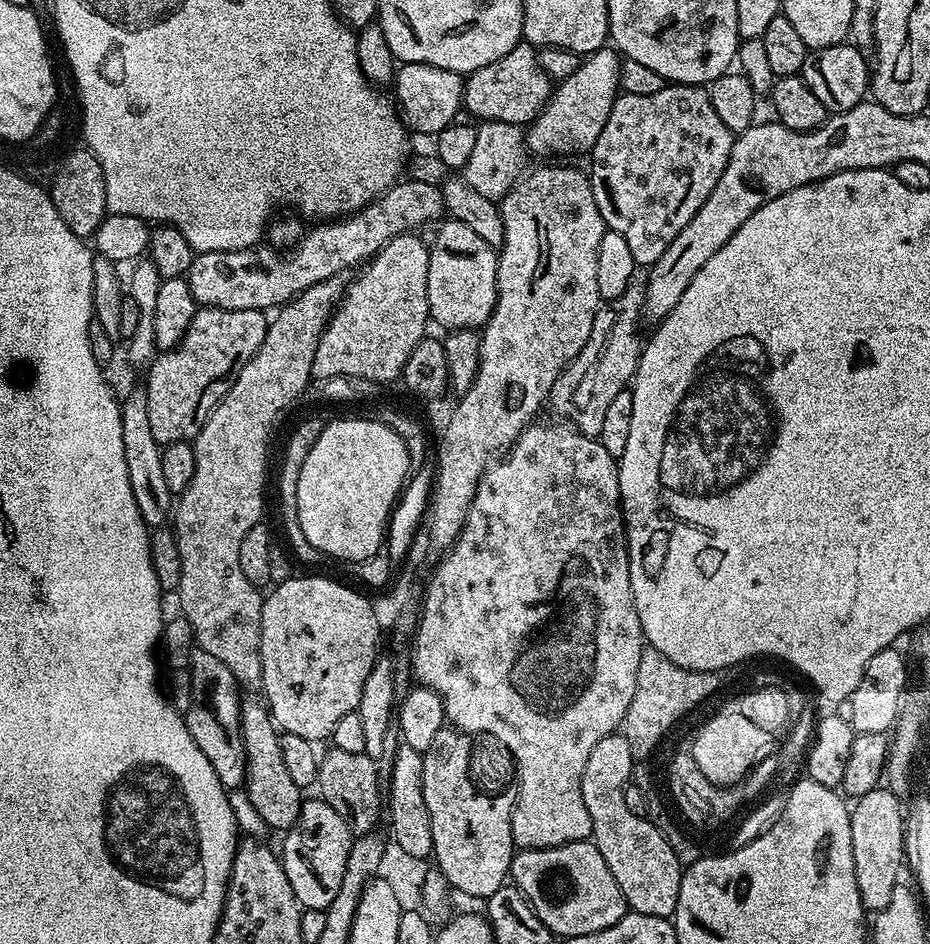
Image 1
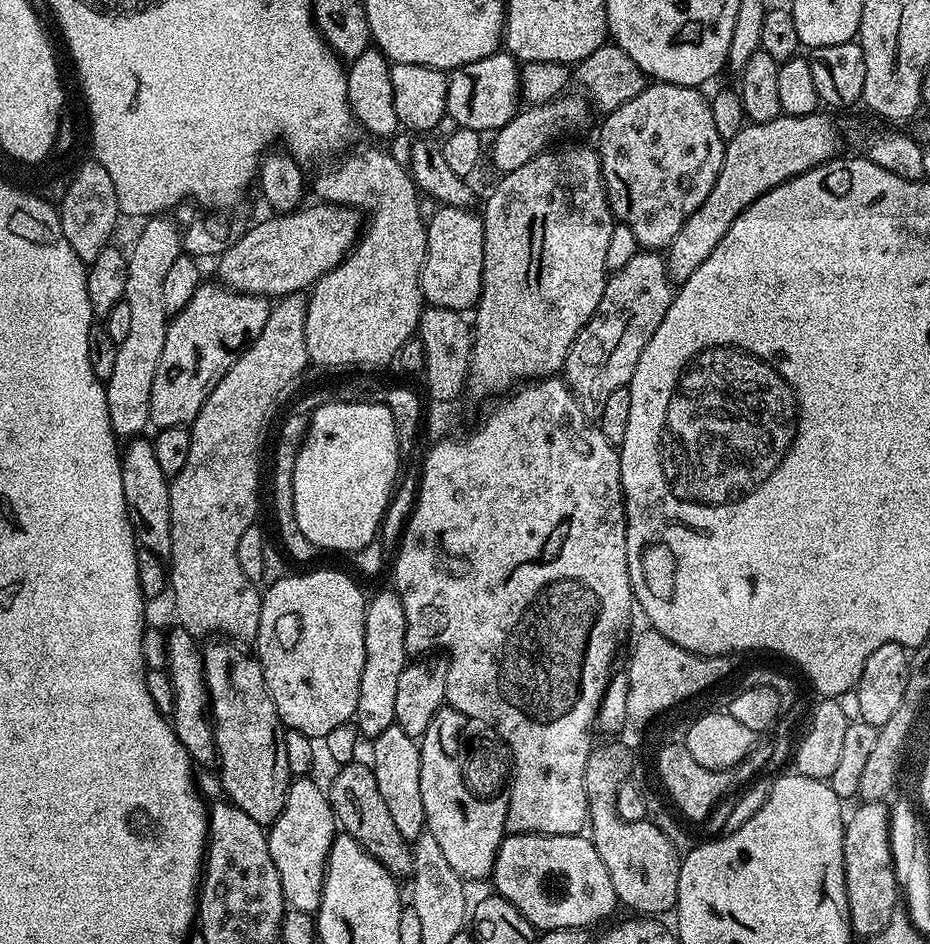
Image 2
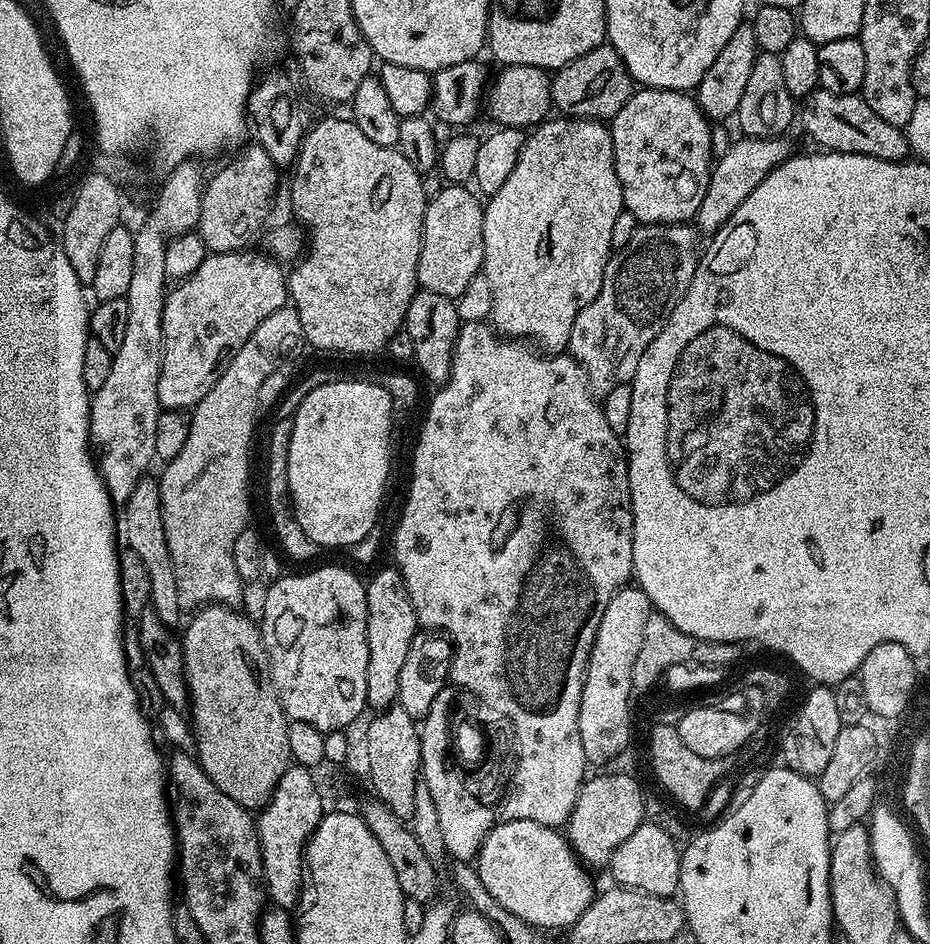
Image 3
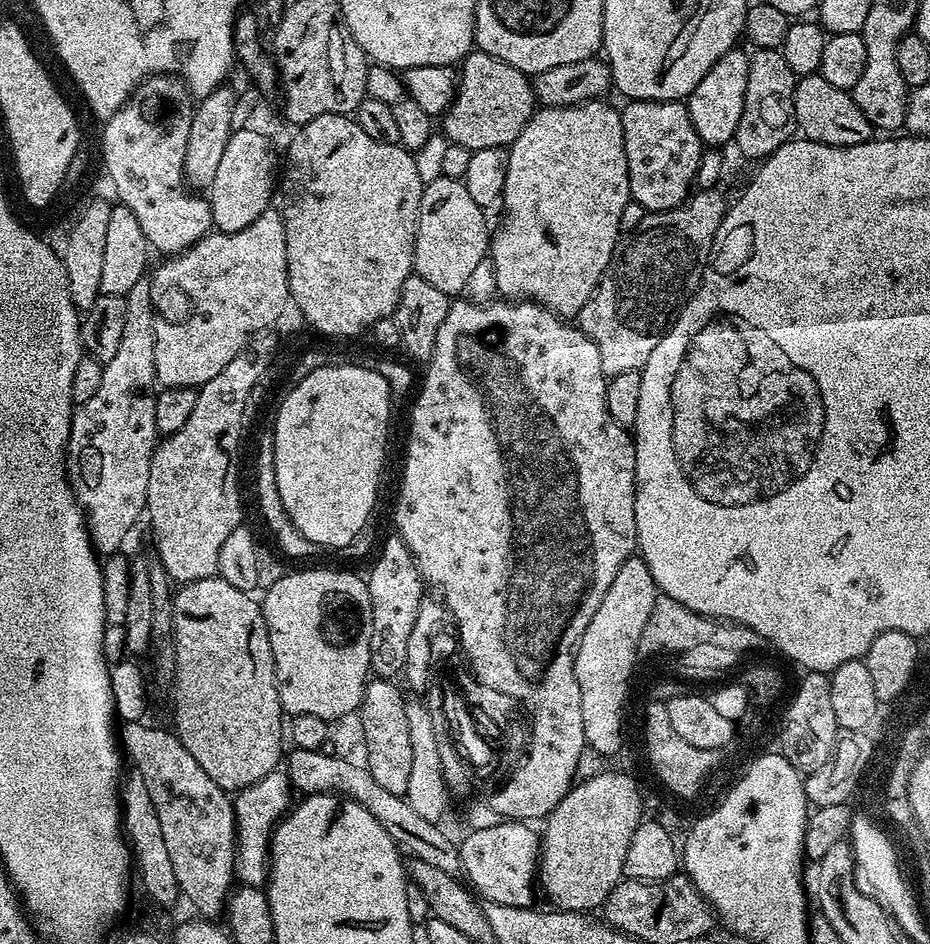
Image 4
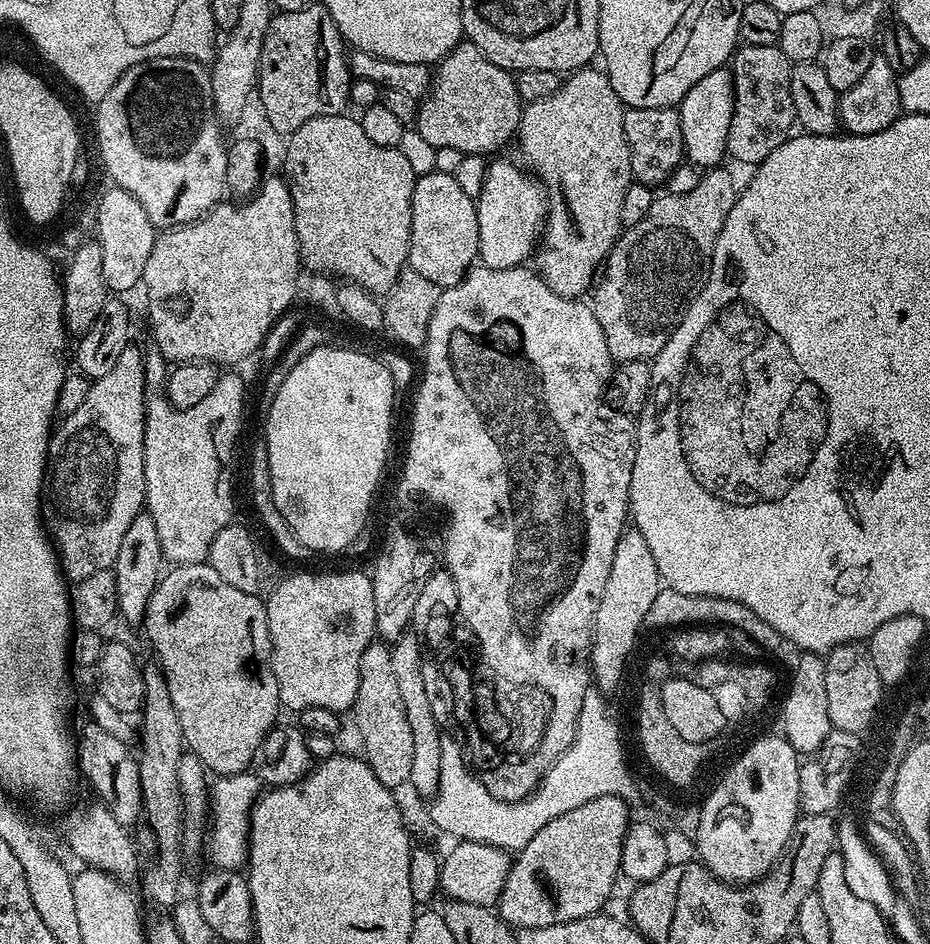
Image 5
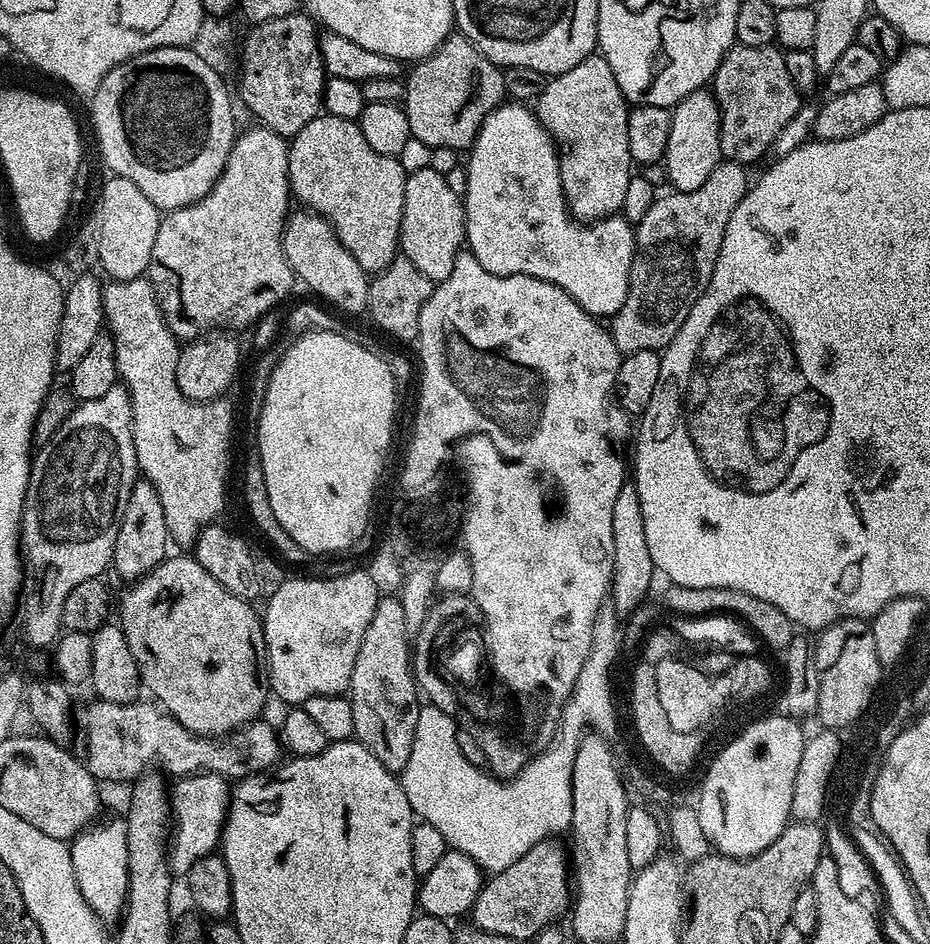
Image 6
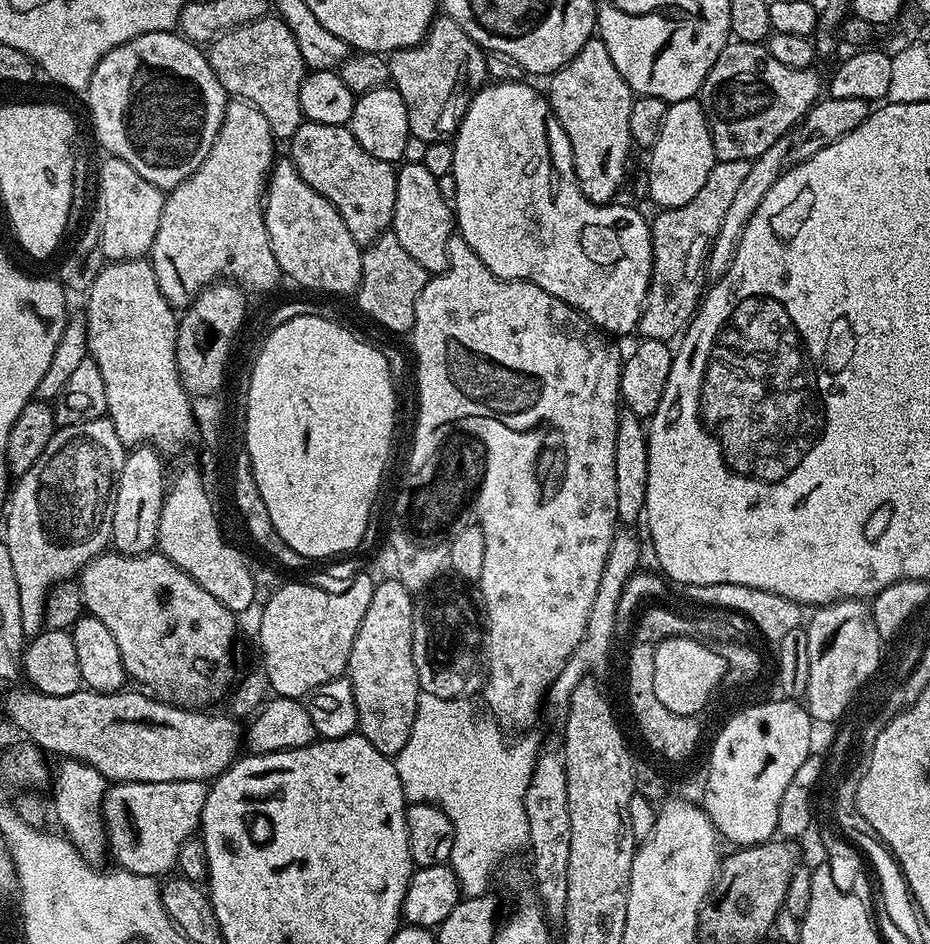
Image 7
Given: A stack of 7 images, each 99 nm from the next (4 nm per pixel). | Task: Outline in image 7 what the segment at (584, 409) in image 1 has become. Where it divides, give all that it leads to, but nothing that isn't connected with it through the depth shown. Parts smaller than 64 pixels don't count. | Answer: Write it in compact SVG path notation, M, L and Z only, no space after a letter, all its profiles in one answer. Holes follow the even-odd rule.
M750 160L719 161L710 170L706 186L702 186L702 190L698 190L686 206L665 208L657 211L656 217L651 217L652 279L648 282L648 296L644 300L638 325L639 335L643 339L675 341L696 315L706 291L704 278L708 271L708 252L718 237L726 210L733 204L737 189L745 181L751 166Z

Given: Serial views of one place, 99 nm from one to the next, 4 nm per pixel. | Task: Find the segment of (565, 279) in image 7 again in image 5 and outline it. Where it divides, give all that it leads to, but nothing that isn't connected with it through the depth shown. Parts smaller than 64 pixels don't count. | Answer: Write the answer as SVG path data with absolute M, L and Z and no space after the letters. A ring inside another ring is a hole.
M495 160L489 163L480 195L475 197L480 247L478 260L485 268L519 268L541 243L546 219L546 188L519 163Z

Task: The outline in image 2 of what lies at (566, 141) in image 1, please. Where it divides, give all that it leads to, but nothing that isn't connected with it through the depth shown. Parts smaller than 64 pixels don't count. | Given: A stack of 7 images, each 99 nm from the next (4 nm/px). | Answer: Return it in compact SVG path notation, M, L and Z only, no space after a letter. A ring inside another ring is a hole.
M565 94L550 104L525 107L517 111L516 116L510 118L510 122L506 122L506 126L496 129L491 137L492 144L490 140L490 156L492 152L492 164L497 168L497 173L513 172L518 170L518 166L526 166L530 158L534 158L551 145L548 144L551 140L556 140L567 132L576 132L579 128L586 127L590 104L583 95L575 95Z

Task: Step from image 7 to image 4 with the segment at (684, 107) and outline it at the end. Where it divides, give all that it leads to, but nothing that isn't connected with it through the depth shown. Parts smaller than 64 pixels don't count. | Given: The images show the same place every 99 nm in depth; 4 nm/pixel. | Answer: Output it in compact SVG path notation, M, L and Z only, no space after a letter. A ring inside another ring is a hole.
M737 46L722 54L710 70L706 70L706 78L694 86L694 90L686 98L690 122L698 134L701 145L723 146L735 137L738 122L742 118L742 106L746 102L746 78L748 77L749 53Z

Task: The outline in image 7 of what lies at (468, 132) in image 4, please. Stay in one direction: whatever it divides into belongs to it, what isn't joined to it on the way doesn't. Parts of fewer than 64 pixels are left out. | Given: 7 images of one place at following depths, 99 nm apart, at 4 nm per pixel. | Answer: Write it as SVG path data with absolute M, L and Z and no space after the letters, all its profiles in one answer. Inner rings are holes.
M440 14L433 19L428 33L419 44L412 48L399 48L387 57L392 75L390 84L398 90L398 94L402 94L402 102L406 102L408 130L413 141L421 140L421 145L427 146L445 138L455 137L456 129L460 127L470 102L476 93L489 83L485 53L485 49L476 44L474 38L470 38L470 34L466 34L466 30L462 30L462 26L454 22L454 18Z

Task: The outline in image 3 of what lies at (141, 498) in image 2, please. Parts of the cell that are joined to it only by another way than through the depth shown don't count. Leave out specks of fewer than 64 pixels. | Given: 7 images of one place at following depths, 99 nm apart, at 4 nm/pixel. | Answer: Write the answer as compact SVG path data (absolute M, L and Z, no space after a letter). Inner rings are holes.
M159 479L139 480L130 498L124 500L122 511L118 516L118 536L123 547L134 550L134 554L138 554L138 558L142 558L146 565L150 577L150 611L158 614L169 630L175 629L182 609L178 602L178 578L174 578L174 562L170 562L170 550L166 546L166 526L162 526Z

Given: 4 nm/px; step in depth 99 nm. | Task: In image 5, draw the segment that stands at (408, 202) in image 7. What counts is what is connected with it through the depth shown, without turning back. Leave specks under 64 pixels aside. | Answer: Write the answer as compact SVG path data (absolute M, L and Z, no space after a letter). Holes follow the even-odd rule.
M428 170L425 176L424 173L417 175L410 222L407 267L437 284L441 290L462 282L480 254L478 210L475 199L458 186L458 178L453 173Z

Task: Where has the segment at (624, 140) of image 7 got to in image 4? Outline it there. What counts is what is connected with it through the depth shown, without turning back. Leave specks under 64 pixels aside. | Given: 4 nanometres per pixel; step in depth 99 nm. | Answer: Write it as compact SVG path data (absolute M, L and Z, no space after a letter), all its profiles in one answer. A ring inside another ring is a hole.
M603 99L587 100L582 104L562 105L560 108L541 107L532 113L530 122L518 134L516 141L506 152L506 182L504 183L504 195L502 197L502 209L504 208L504 221L500 229L495 229L490 240L490 264L492 260L492 272L496 275L496 288L501 292L501 297L512 302L531 302L541 304L548 308L555 316L561 318L579 317L582 306L590 298L590 294L598 286L606 266L610 266L610 258L616 249L616 241L621 239L620 223L622 222L622 210L630 202L630 186L628 185L628 171L626 170L626 148L624 135L622 134L622 122L620 113L614 107L604 104Z

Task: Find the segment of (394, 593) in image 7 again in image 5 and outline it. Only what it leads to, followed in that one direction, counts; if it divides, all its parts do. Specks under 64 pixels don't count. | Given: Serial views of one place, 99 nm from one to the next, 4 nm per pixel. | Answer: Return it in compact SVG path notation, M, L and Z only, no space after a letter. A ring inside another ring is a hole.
M373 642L366 646L360 659L358 694L351 706L350 717L356 723L356 732L364 747L362 756L370 770L374 770L374 778L378 778L382 786L396 790L399 784L408 784L414 741L406 719L406 709L402 706L398 681L394 678L394 669L390 667L391 653L391 647L384 642Z

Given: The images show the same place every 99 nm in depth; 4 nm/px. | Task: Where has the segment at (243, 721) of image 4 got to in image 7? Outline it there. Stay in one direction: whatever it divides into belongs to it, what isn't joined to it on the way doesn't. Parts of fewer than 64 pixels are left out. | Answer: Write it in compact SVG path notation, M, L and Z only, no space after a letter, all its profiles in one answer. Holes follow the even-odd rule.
M115 550L105 551L99 556L95 556L92 561L84 569L78 573L78 583L82 590L82 598L87 615L98 618L102 622L102 626L106 626L106 630L110 630L110 634L114 634L114 642L118 642L118 651L122 653L122 662L124 669L127 670L129 677L134 681L137 680L149 693L155 694L159 699L165 702L171 702L177 706L208 706L211 700L216 700L220 695L227 693L233 687L232 680L232 643L236 640L236 620L237 613L231 612L226 606L222 606L222 602L218 602L218 598L214 598L214 594L210 594L207 590L202 590L202 586L198 586L198 582L194 582L194 578L190 578L190 574L186 574L177 564L170 562L170 558L166 558L158 550L144 553L142 556L125 556L122 552Z

